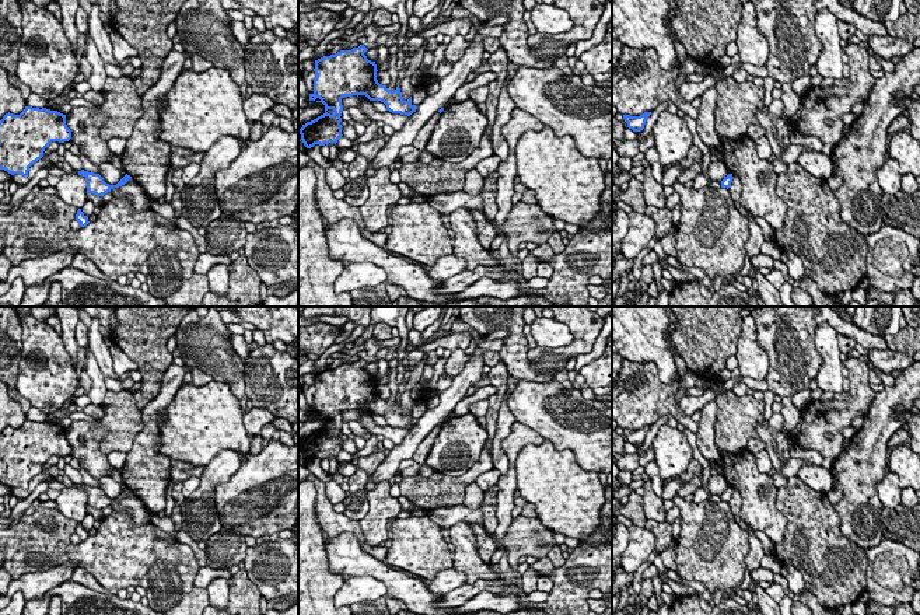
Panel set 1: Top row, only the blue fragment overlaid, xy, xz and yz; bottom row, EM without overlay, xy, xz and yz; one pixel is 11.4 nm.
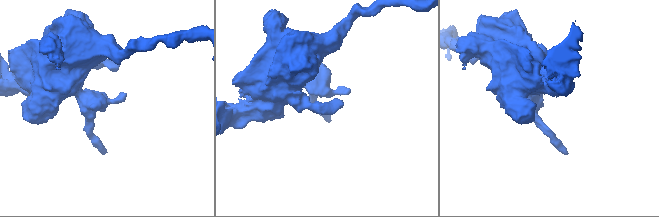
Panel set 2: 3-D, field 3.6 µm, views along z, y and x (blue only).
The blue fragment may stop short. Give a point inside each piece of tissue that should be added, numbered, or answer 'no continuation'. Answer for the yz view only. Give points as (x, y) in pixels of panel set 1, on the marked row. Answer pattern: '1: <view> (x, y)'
no continuation

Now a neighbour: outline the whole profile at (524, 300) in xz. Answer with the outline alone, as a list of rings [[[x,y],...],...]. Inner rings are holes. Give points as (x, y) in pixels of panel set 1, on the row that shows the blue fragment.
[[[521,296],[506,301],[506,307],[556,307],[542,296]]]

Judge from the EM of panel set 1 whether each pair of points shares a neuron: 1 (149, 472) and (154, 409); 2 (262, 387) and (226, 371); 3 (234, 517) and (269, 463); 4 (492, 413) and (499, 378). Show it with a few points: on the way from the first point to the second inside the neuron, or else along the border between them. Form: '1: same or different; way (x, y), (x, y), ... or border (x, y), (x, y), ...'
1: same; way (149, 457), (150, 425)
2: different; border (242, 362), (244, 392), (248, 398)
3: same; way (248, 503), (269, 482), (269, 477)
4: same; way (495, 405), (499, 397), (499, 387)

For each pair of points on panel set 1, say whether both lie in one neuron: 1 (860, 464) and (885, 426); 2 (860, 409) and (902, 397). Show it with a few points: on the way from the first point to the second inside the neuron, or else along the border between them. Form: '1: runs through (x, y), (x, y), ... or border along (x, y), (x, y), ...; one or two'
1: runs through (867, 454), (867, 448), (875, 436); one
2: border along (877, 392), (863, 418); two

